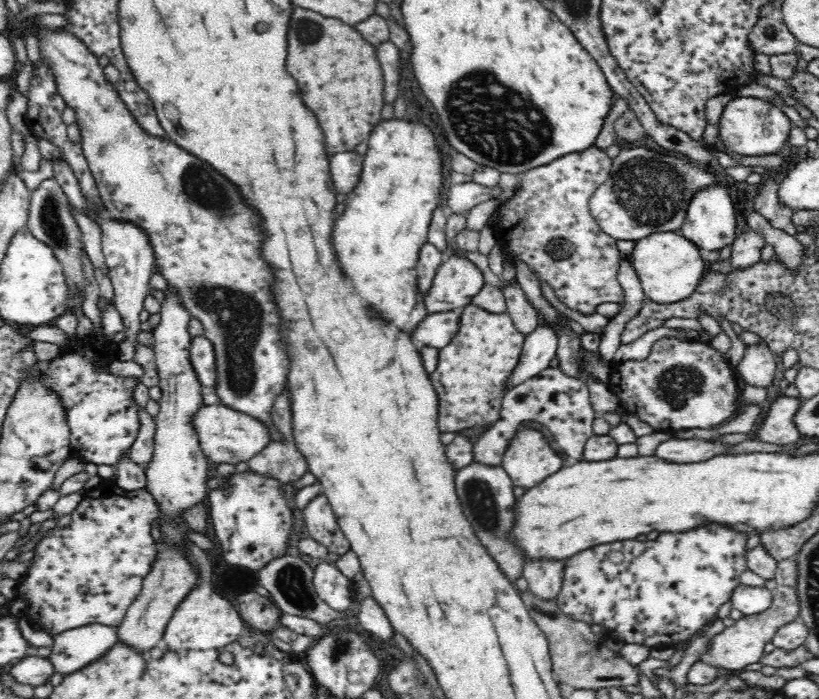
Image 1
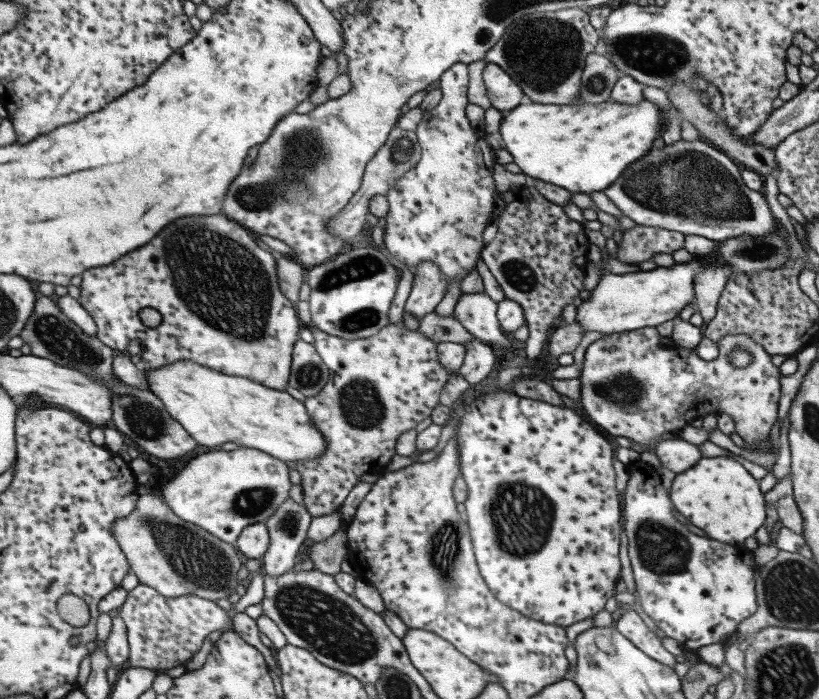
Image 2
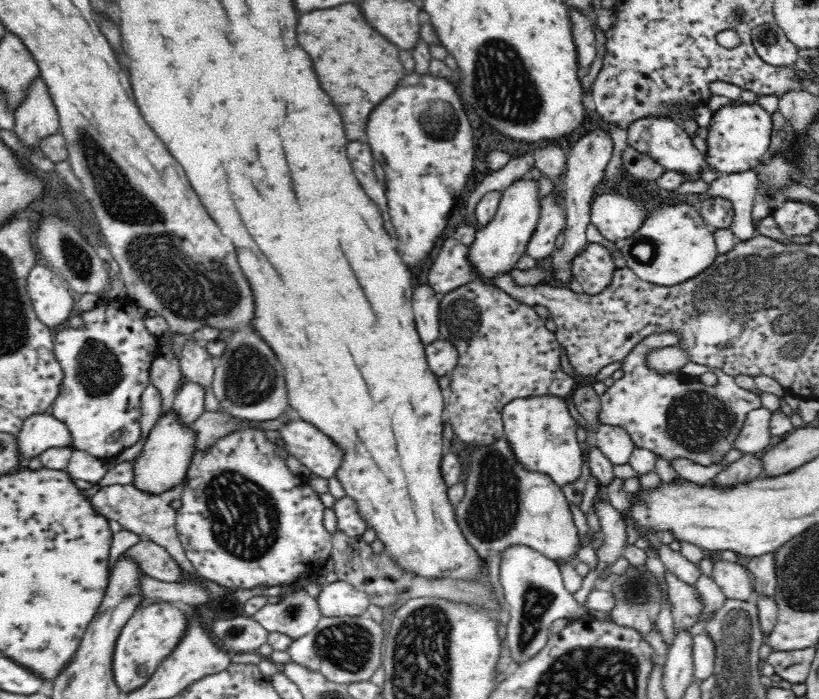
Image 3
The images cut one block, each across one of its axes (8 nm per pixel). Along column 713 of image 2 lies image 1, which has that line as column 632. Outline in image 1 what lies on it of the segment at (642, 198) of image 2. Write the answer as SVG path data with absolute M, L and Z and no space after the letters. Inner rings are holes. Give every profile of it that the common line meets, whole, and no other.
M632 147L612 160L612 173L589 200L589 211L599 227L617 240L644 238L655 232L680 229L692 195L699 189L714 185L714 174L690 163L676 152L658 153L644 147Z

